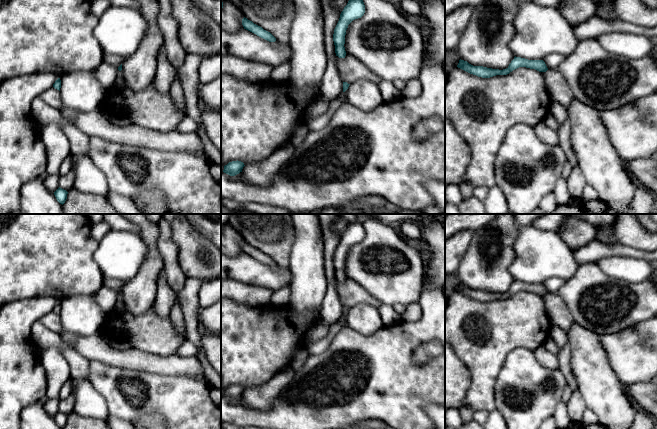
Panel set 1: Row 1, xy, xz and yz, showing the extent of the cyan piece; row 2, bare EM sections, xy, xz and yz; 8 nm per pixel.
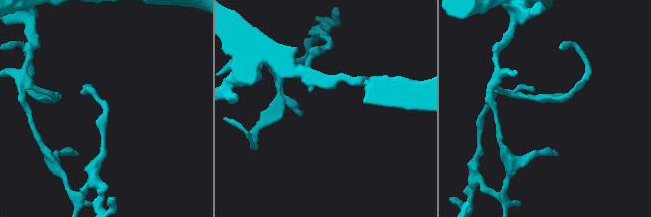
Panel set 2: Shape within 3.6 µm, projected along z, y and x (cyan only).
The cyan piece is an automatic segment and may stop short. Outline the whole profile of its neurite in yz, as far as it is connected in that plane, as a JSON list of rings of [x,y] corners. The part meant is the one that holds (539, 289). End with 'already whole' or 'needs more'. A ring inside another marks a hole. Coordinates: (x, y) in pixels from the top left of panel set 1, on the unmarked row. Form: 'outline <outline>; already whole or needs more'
outline [[[516,280],[511,285],[509,290],[503,294],[492,293],[492,292],[483,291],[483,290],[473,290],[469,288],[467,285],[464,285],[461,283],[459,284],[457,291],[470,298],[473,298],[482,302],[490,302],[496,299],[507,299],[519,291],[535,293],[539,296],[546,296],[548,294],[543,284],[528,284],[528,283],[516,281]]]; already whole

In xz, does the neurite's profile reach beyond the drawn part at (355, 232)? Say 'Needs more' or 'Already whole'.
Already whole

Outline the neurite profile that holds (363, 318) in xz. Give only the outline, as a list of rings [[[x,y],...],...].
[[[367,303],[350,308],[345,318],[347,327],[363,336],[370,336],[385,327],[379,309]]]

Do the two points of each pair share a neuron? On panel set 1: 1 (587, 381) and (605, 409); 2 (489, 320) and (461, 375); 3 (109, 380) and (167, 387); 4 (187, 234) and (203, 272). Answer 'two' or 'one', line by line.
1: one
2: two
3: one
4: one

